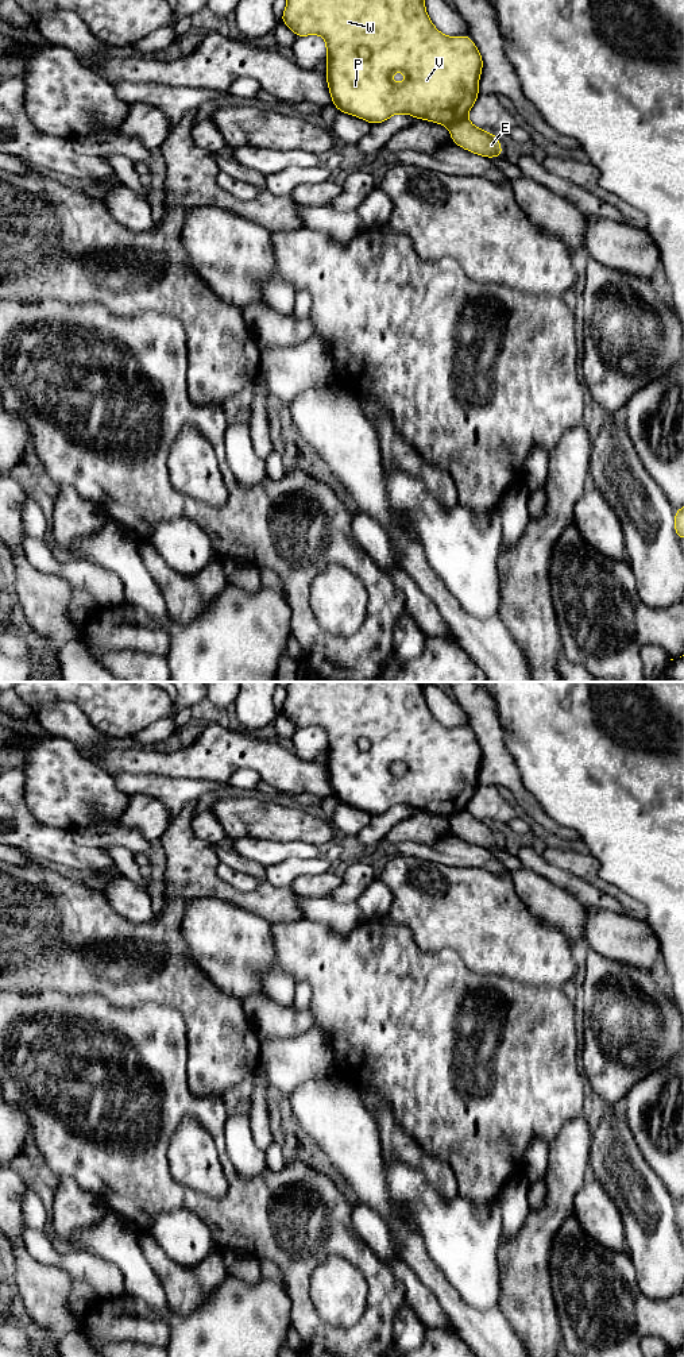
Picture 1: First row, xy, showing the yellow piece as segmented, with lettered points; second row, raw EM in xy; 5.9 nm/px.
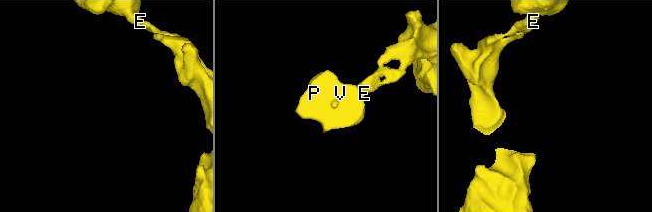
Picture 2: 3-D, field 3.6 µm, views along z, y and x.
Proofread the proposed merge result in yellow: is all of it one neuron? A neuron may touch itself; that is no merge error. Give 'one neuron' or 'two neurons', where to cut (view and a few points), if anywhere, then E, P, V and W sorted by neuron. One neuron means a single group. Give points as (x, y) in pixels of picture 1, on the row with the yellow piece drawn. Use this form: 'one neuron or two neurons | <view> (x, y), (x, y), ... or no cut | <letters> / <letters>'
two neurons | xy (466, 116), (449, 126) | E / P V W

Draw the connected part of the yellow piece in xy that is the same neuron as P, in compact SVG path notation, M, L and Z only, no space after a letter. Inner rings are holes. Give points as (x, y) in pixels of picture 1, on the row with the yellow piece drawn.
M287 0L279 19L297 38L317 34L326 41L328 80L332 103L345 113L371 124L387 120L394 113L409 113L417 119L452 126L465 119L475 104L483 59L471 36L445 36L428 18L424 0ZM403 70L406 81L397 85L391 73Z

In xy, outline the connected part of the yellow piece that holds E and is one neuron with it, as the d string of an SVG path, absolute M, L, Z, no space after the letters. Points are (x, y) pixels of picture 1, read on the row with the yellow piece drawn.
M467 117L449 126L449 134L452 140L457 146L471 153L487 158L492 157L503 158L498 136L476 128L475 126L471 124L471 122Z

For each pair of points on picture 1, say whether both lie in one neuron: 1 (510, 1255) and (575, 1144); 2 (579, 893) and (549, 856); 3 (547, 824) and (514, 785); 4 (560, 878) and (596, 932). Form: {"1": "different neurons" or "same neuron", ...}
{"1": "same neuron", "2": "different neurons", "3": "same neuron", "4": "different neurons"}

